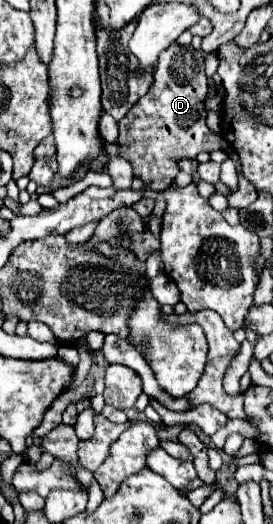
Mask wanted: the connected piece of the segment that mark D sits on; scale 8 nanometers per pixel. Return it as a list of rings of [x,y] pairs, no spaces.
[[[172,44],[158,58],[148,94],[120,122],[120,156],[134,166],[134,176],[152,190],[162,190],[174,180],[178,158],[196,158],[200,152],[224,148],[224,138],[206,126],[206,92],[204,54],[192,46]]]

